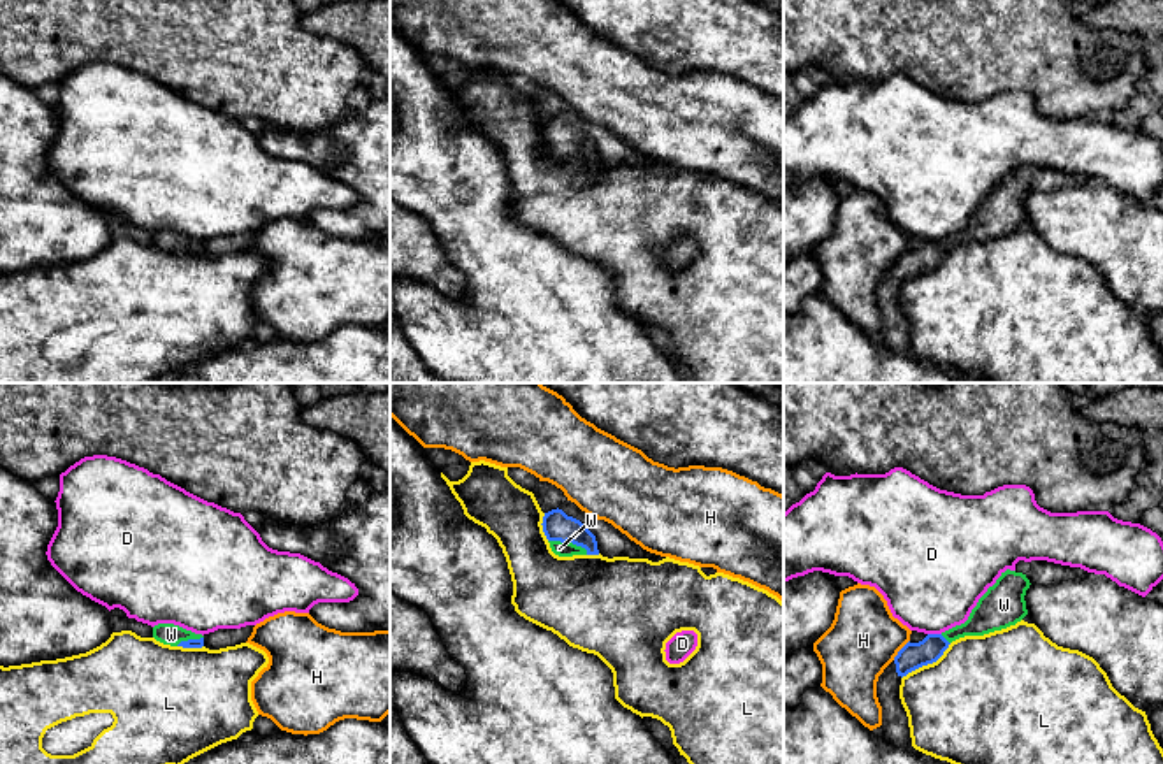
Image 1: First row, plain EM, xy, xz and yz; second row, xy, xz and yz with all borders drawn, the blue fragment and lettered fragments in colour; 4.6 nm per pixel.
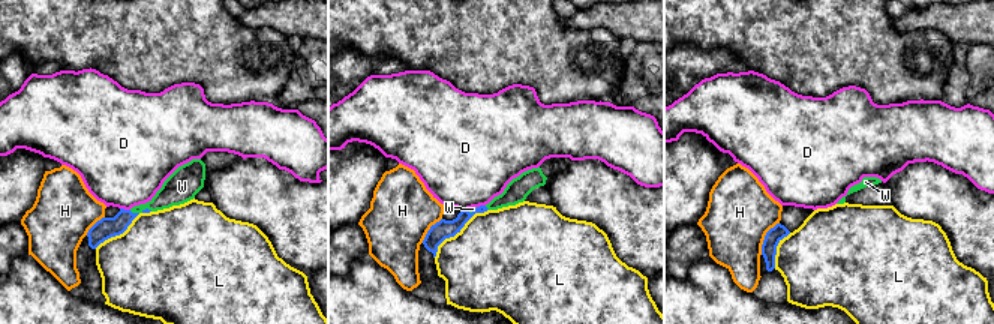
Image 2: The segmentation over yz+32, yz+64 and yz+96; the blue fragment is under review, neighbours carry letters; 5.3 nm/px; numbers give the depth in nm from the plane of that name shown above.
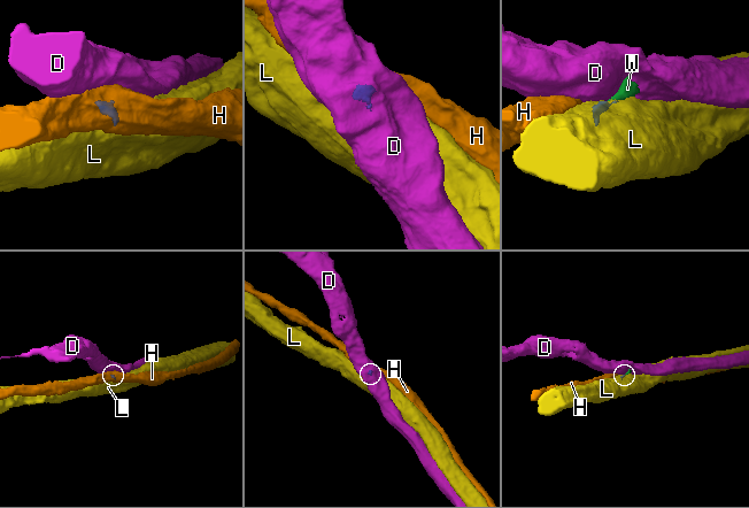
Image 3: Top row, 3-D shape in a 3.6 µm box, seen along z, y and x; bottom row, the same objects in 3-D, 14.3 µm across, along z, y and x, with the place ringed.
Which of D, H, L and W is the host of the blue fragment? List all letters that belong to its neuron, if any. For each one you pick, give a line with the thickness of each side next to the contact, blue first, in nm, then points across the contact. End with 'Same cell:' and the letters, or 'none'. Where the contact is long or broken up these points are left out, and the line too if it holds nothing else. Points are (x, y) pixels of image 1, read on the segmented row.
W: 140 nm thick on the blue side, 70 nm on the other; runs through xz (557, 526), (570, 540), (559, 548)
Same cell: W

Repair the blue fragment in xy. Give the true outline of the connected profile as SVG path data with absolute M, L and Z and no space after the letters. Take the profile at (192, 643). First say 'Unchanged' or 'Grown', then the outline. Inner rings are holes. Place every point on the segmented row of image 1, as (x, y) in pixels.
Grown. M158 623L153 627L153 638L163 645L183 648L202 648L204 636L186 631L174 623Z

